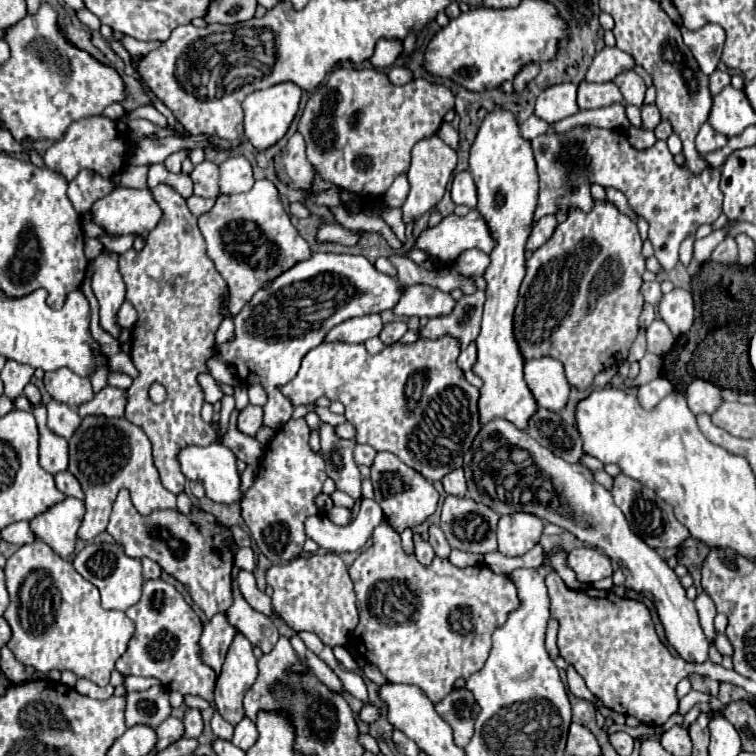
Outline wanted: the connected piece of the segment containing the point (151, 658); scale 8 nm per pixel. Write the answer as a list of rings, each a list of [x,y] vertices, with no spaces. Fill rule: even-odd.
[[[154,579],[154,581],[146,581],[144,583],[144,591],[142,591],[142,599],[132,605],[128,611],[126,611],[128,619],[132,619],[132,623],[136,625],[136,631],[128,643],[128,649],[126,653],[116,661],[116,669],[122,673],[122,675],[140,675],[140,677],[158,677],[164,687],[172,689],[172,691],[178,691],[182,695],[190,693],[190,695],[198,695],[206,701],[212,703],[212,683],[216,683],[216,673],[210,669],[210,667],[204,667],[204,663],[200,661],[200,655],[198,655],[198,639],[200,639],[200,619],[198,615],[192,611],[192,607],[184,601],[184,597],[166,581],[162,579]]]

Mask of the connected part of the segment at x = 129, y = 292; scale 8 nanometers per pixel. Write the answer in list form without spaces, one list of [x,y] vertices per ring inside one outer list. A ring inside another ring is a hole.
[[[160,183],[152,189],[154,199],[160,203],[164,215],[154,231],[150,231],[148,241],[140,253],[134,249],[120,255],[120,273],[126,283],[126,299],[134,305],[138,311],[138,321],[132,329],[132,361],[136,369],[140,371],[140,377],[134,379],[132,387],[128,389],[128,405],[126,405],[126,419],[134,425],[138,425],[154,447],[154,463],[160,473],[160,479],[168,491],[178,495],[184,491],[186,477],[180,471],[178,453],[188,445],[210,445],[216,441],[216,429],[210,423],[204,423],[200,417],[200,409],[204,403],[204,391],[198,383],[200,373],[208,373],[206,361],[214,355],[214,335],[222,323],[222,301],[228,299],[228,283],[222,279],[222,275],[216,271],[212,259],[206,255],[206,243],[198,229],[196,217],[190,213],[186,201],[182,195],[178,195],[170,185]],[[160,263],[164,269],[162,281],[152,281],[146,275],[146,265]],[[152,383],[162,383],[166,387],[166,401],[164,403],[152,403],[148,397],[148,389]]]

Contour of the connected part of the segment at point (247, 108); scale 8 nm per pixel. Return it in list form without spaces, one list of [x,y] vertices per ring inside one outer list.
[[[278,83],[274,87],[254,91],[252,95],[248,95],[242,105],[244,107],[244,135],[246,135],[246,139],[258,151],[274,145],[278,139],[282,139],[298,111],[300,97],[302,97],[302,89],[294,83]]]

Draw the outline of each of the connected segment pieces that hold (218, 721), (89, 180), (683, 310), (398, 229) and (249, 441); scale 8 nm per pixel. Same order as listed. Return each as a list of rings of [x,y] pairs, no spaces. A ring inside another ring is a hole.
[[[216,713],[214,719],[212,719],[212,731],[214,731],[214,737],[216,737],[216,739],[226,739],[226,741],[230,741],[230,739],[232,739],[232,733],[234,733],[234,725],[230,725],[228,721],[224,721],[224,719]]]
[[[80,171],[80,175],[68,183],[68,197],[74,205],[74,209],[84,215],[90,211],[90,207],[106,197],[112,191],[110,177],[100,177],[94,171]]]
[[[674,289],[666,293],[658,305],[658,313],[676,337],[684,335],[694,321],[694,301],[690,291]]]
[[[386,208],[381,215],[382,219],[390,226],[397,238],[405,243],[405,224],[402,221],[402,211],[400,208]]]
[[[232,415],[232,417],[230,417],[228,433],[220,435],[220,443],[226,445],[228,449],[232,449],[234,455],[236,455],[238,459],[242,459],[244,463],[248,463],[248,465],[260,463],[262,457],[264,457],[264,445],[262,445],[260,441],[256,441],[254,437],[240,435],[240,431],[236,431],[236,417],[238,417],[238,415]]]

